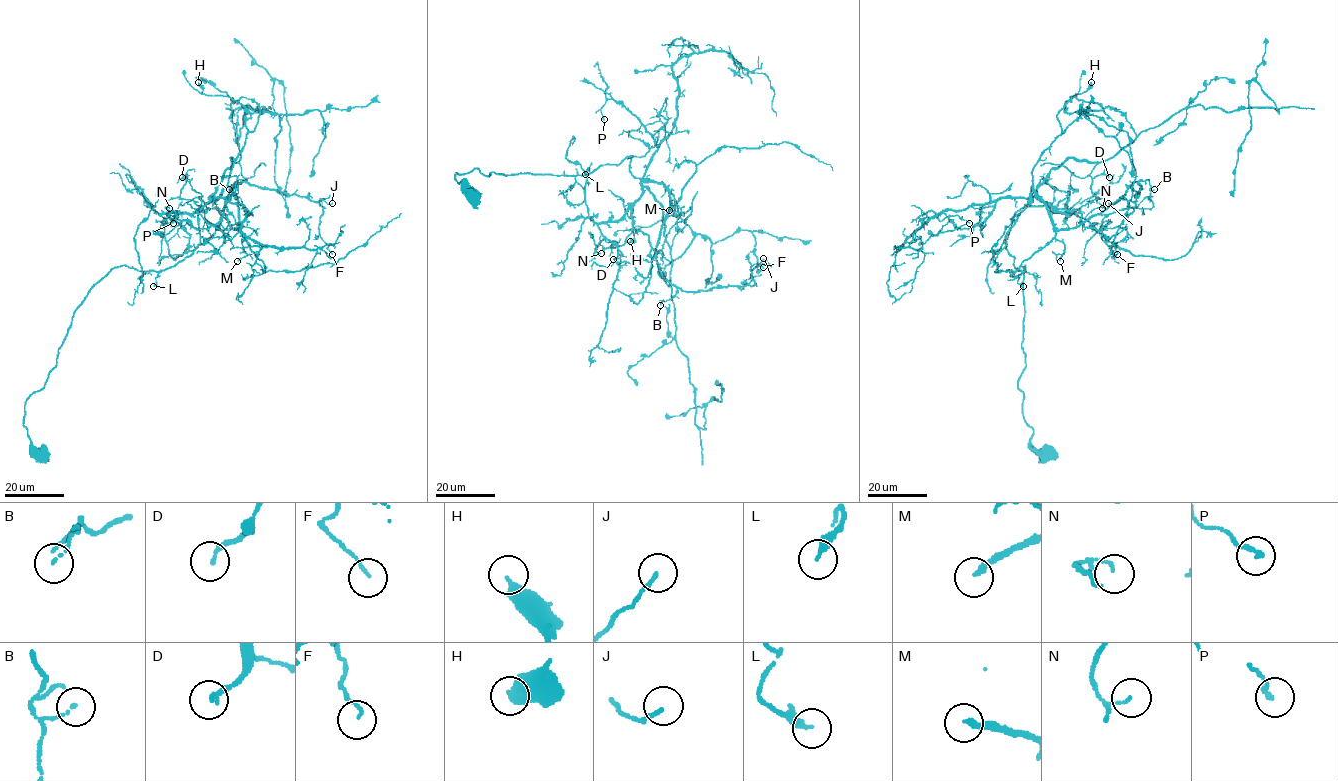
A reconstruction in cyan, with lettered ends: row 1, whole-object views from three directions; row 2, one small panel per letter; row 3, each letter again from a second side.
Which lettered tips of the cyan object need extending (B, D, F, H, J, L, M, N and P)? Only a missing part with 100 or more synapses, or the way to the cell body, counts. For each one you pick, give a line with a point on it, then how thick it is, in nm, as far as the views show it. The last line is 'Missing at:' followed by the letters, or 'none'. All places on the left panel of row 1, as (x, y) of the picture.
Missing at: none

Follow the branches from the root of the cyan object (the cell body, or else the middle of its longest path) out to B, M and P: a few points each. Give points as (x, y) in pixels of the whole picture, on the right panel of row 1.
B: (1045, 452), (1022, 413), (1025, 265), (1005, 235), (1033, 187), (1057, 229), (1135, 182), (1154, 189)
M: (1045, 452), (1034, 450), (1018, 387), (1025, 265), (1013, 265), (1005, 243), (1033, 187), (1064, 244), (1060, 261)
P: (1045, 452), (1018, 387), (1025, 265), (1005, 243), (1028, 200), (1000, 198), (969, 228), (949, 218), (969, 223)

